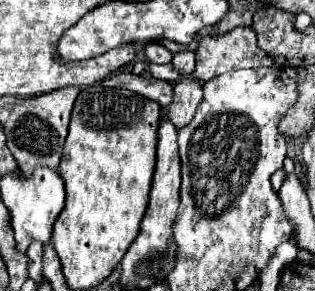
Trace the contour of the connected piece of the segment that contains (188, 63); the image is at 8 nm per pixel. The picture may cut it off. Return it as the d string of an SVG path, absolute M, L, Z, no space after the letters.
M187 50L177 52L177 54L174 54L171 63L180 75L188 76L191 74L191 70L195 68L195 54L187 52Z

